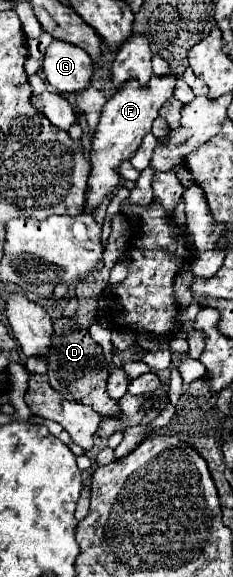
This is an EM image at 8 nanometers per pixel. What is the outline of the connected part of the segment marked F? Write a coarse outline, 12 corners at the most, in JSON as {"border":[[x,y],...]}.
{"border":[[177,73],[123,83],[91,143],[87,207],[119,183],[117,167],[173,97]]}

